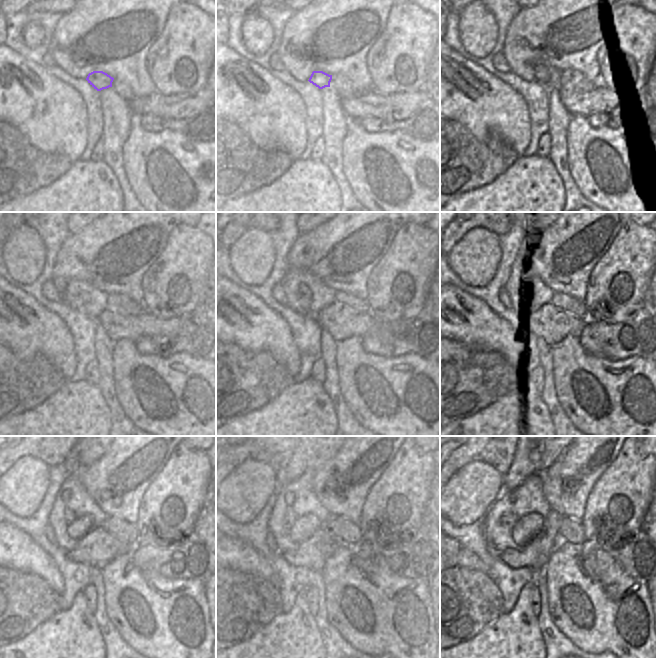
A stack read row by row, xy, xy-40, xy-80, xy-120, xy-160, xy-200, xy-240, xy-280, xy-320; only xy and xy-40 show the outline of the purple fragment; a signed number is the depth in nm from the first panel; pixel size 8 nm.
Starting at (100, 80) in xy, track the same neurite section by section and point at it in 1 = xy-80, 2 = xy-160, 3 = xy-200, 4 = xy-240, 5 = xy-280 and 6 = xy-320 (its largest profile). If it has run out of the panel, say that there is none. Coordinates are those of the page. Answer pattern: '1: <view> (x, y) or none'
1: xy-80 (548, 76)
2: xy-160 (322, 296)
3: xy-200 (543, 295)
4: xy-240 (74, 495)
5: xy-280 (300, 497)
6: xy-320 (527, 498)

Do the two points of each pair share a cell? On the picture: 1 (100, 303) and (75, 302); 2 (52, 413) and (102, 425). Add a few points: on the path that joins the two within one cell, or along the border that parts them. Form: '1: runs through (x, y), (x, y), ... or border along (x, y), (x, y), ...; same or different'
1: border along (67, 289), (73, 296), (89, 294), (84, 310); different
2: runs through (64, 425), (90, 425); same

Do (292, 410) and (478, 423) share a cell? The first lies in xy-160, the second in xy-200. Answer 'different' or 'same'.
same

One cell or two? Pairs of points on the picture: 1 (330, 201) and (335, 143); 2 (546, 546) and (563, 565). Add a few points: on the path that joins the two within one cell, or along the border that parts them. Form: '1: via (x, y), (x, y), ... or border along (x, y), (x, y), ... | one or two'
1: border along (319, 160), (331, 172), (341, 195) | two
2: border along (561, 540), (543, 568) | two

